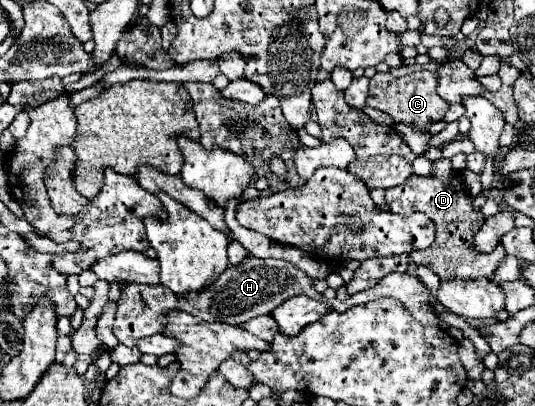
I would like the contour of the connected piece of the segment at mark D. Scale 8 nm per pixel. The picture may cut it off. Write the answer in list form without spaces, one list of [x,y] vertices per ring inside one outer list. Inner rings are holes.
[[[450,159],[434,161],[434,175],[432,177],[420,177],[410,175],[400,187],[392,187],[388,191],[388,199],[392,199],[392,213],[396,215],[410,215],[414,211],[420,211],[428,215],[430,221],[436,225],[436,241],[424,249],[410,253],[412,261],[416,265],[426,265],[432,269],[442,281],[450,279],[490,279],[494,275],[494,269],[504,259],[506,251],[502,245],[498,245],[490,255],[480,255],[478,251],[472,251],[472,235],[476,235],[480,223],[484,221],[482,213],[474,213],[472,201],[464,189],[464,183],[458,173],[452,173]]]

